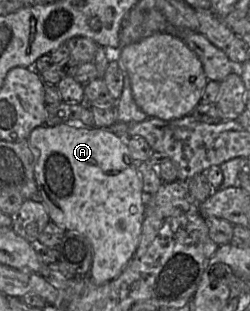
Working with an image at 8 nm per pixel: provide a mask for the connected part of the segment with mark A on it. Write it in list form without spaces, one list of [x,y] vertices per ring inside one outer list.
[[[68,121],[55,126],[36,127],[28,142],[34,156],[34,176],[50,220],[66,230],[76,230],[86,236],[93,248],[93,260],[88,278],[103,285],[119,276],[134,256],[142,233],[146,210],[146,195],[138,171],[138,163],[130,155],[127,143],[107,128],[85,126]]]

